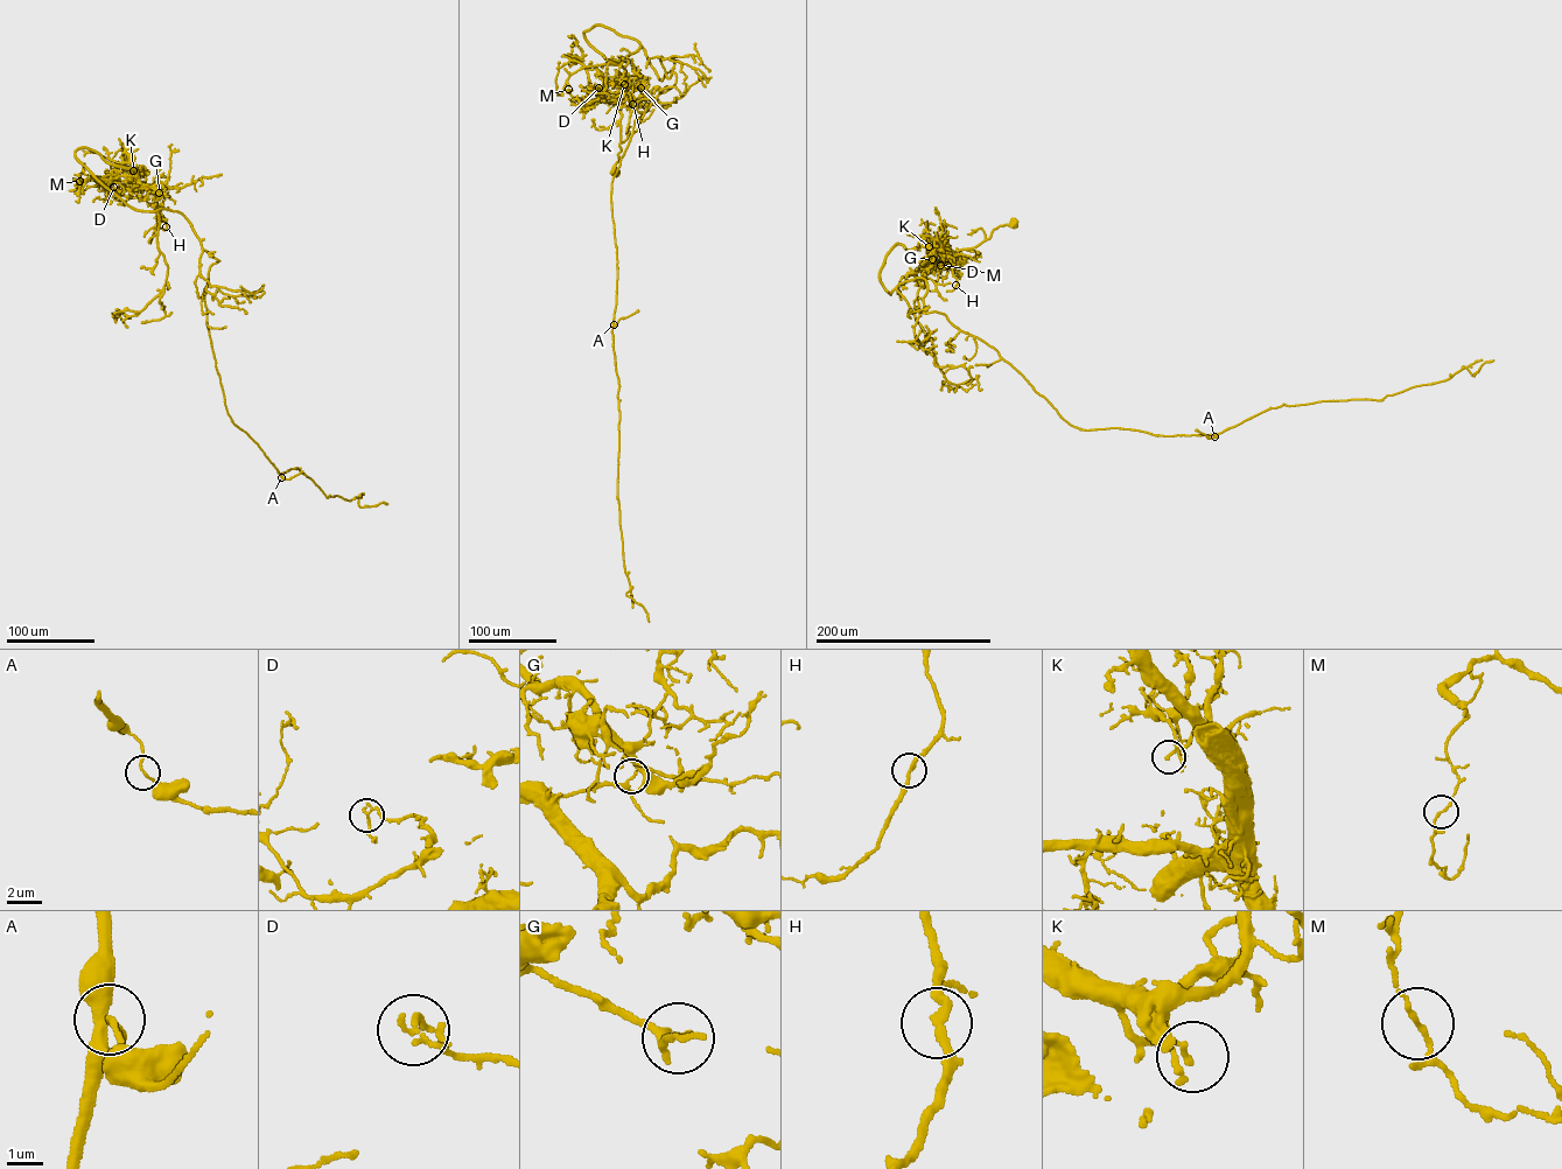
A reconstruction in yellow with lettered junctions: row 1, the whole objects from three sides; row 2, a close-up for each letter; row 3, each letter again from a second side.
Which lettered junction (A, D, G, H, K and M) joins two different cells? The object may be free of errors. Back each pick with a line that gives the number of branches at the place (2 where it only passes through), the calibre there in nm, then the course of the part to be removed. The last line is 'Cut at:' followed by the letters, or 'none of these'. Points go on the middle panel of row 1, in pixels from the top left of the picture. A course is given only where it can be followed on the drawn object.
Cut at: none of these

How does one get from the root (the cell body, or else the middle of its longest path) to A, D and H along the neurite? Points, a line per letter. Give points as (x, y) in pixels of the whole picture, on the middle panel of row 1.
A: (615, 172), (627, 75), (586, 40), (597, 23), (635, 39), (660, 79), (676, 76), (611, 183), (614, 324)
D: (615, 172), (621, 149), (618, 92), (625, 88), (608, 84), (603, 90), (599, 88)
H: (615, 172), (621, 149), (618, 98), (632, 99), (632, 104)

